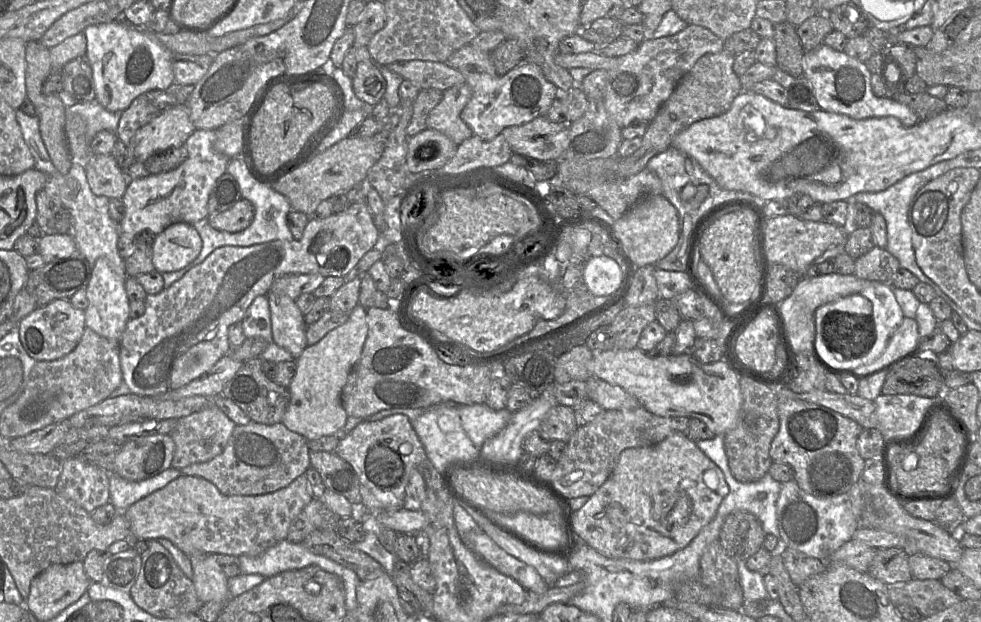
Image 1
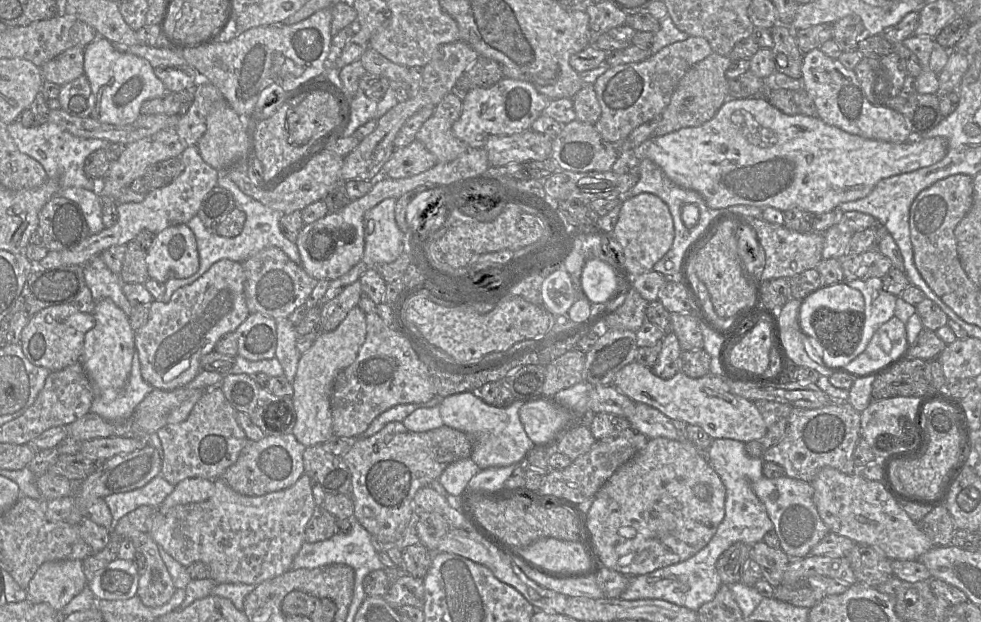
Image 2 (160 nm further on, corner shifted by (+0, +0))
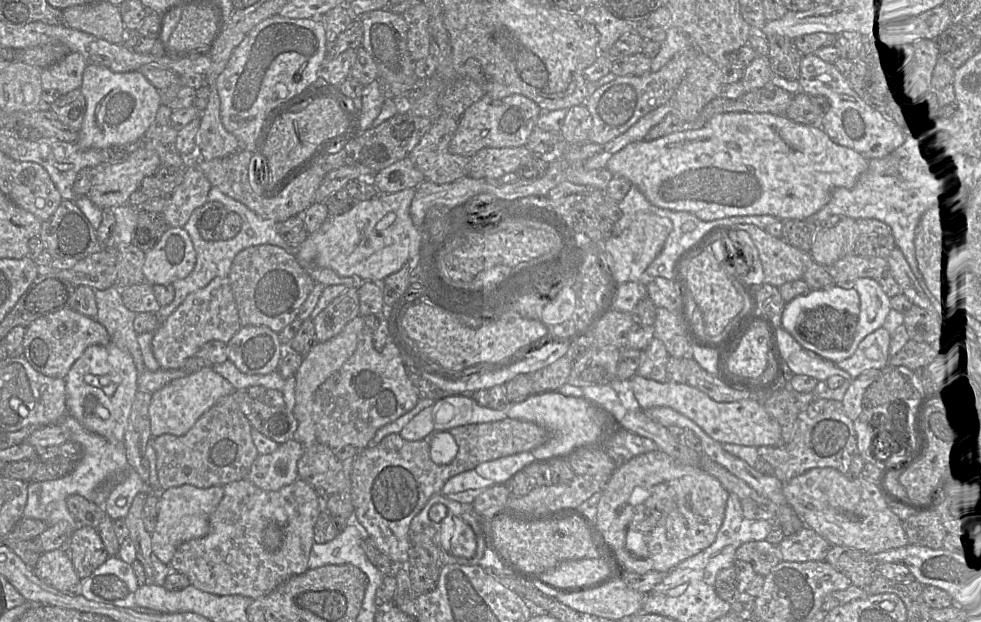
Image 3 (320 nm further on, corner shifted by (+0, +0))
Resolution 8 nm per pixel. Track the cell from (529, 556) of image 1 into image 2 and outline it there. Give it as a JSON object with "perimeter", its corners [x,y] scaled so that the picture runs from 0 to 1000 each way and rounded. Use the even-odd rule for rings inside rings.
{"perimeter":[[[525,902],[528,912],[548,941],[579,958],[593,958],[604,963],[616,961],[615,950],[608,936],[608,924],[589,931],[565,931],[547,920],[532,904]]]}

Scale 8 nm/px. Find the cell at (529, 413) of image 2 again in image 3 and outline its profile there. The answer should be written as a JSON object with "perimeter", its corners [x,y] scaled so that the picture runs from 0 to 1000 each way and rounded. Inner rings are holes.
{"perimeter":[[[558,629],[556,632],[543,632],[537,638],[532,638],[531,641],[532,643],[529,646],[524,646],[523,653],[516,659],[517,670],[514,674],[503,678],[467,685],[450,693],[441,691],[433,704],[425,709],[416,709],[411,706],[408,698],[400,696],[391,703],[385,714],[376,715],[374,720],[367,723],[362,736],[358,740],[357,793],[359,797],[361,820],[360,838],[369,847],[370,857],[380,868],[383,879],[402,907],[402,910],[415,908],[418,879],[418,839],[431,818],[440,797],[451,791],[452,781],[460,767],[472,760],[473,757],[484,754],[492,743],[531,727],[540,725],[545,740],[554,740],[560,736],[576,736],[585,723],[595,717],[602,715],[610,720],[614,712],[614,696],[620,691],[623,685],[622,670],[614,658],[603,646],[598,645],[595,638],[581,638],[571,633],[569,629]]]}

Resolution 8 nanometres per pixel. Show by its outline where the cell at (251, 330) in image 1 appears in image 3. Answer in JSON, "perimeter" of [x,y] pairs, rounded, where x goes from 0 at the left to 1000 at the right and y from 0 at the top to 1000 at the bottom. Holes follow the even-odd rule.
{"perimeter":[[[247,524],[231,558],[232,577],[250,601],[274,601],[287,577],[283,535],[272,524]]]}

